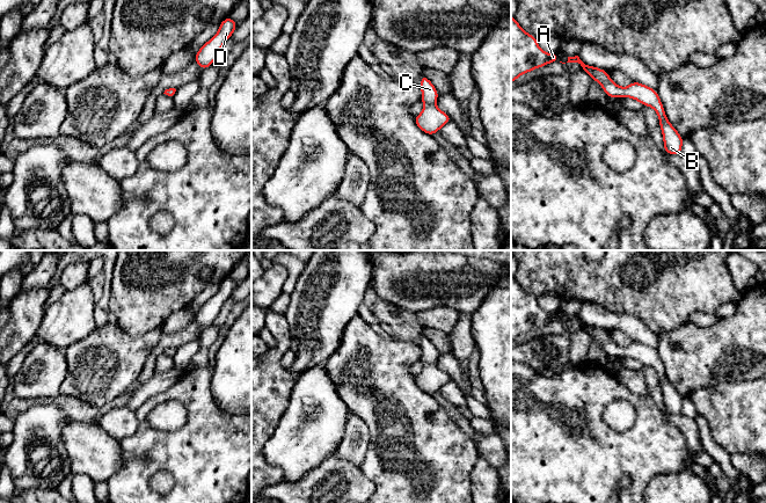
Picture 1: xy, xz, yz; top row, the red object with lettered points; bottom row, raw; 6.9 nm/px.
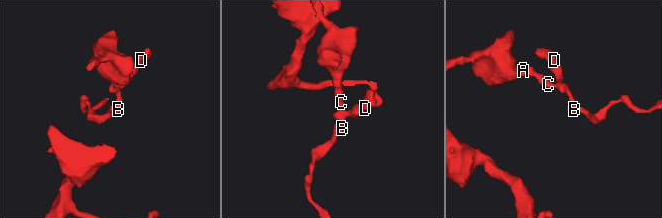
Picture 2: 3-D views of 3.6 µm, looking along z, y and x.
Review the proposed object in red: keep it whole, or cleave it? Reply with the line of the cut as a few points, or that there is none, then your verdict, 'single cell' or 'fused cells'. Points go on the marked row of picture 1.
no cut; single cell

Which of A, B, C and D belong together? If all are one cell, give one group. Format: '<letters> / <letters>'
A B C D

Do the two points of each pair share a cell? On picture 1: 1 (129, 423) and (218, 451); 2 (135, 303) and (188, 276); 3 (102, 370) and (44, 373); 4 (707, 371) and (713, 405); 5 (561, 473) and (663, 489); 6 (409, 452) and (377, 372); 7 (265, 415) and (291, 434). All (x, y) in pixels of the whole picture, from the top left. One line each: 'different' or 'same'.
1: different
2: same
3: different
4: different
5: different
6: same
7: different

